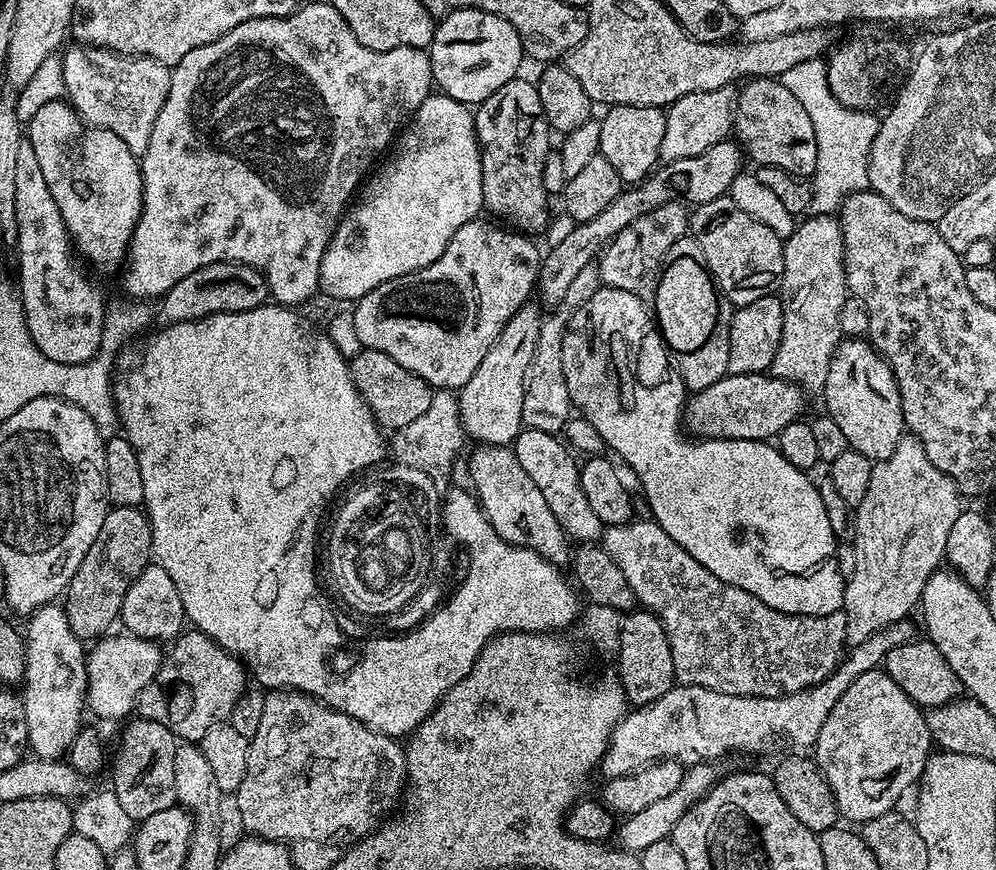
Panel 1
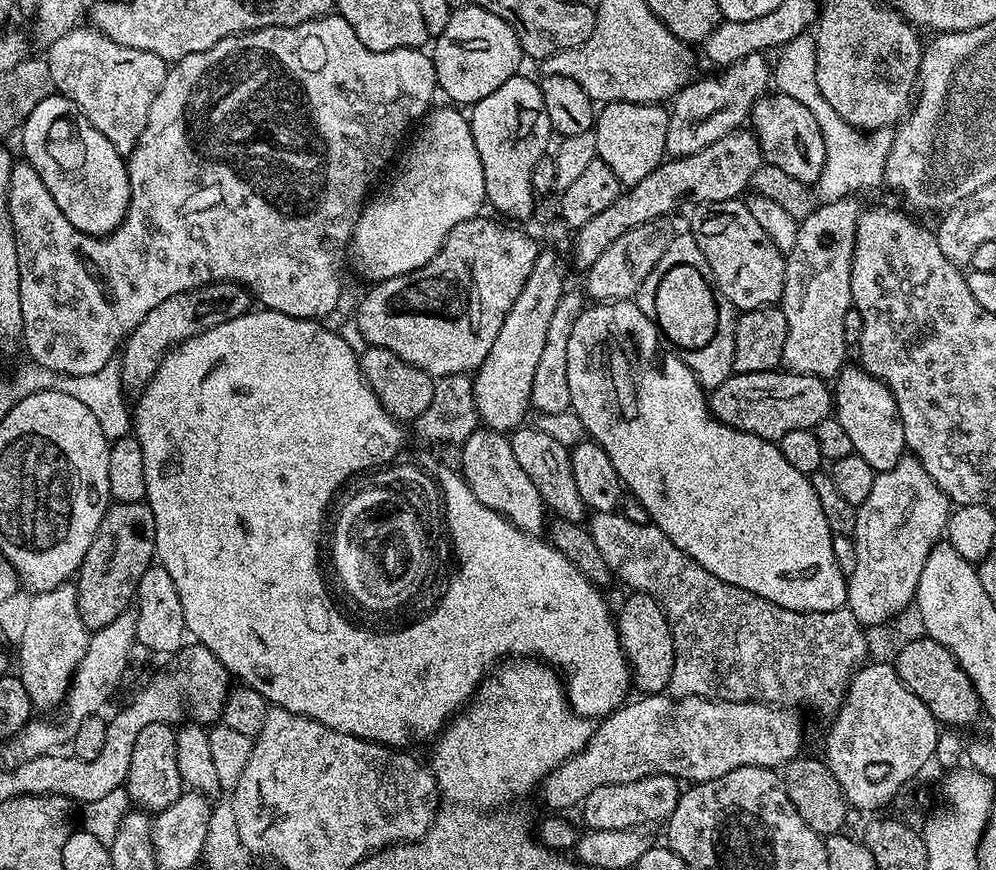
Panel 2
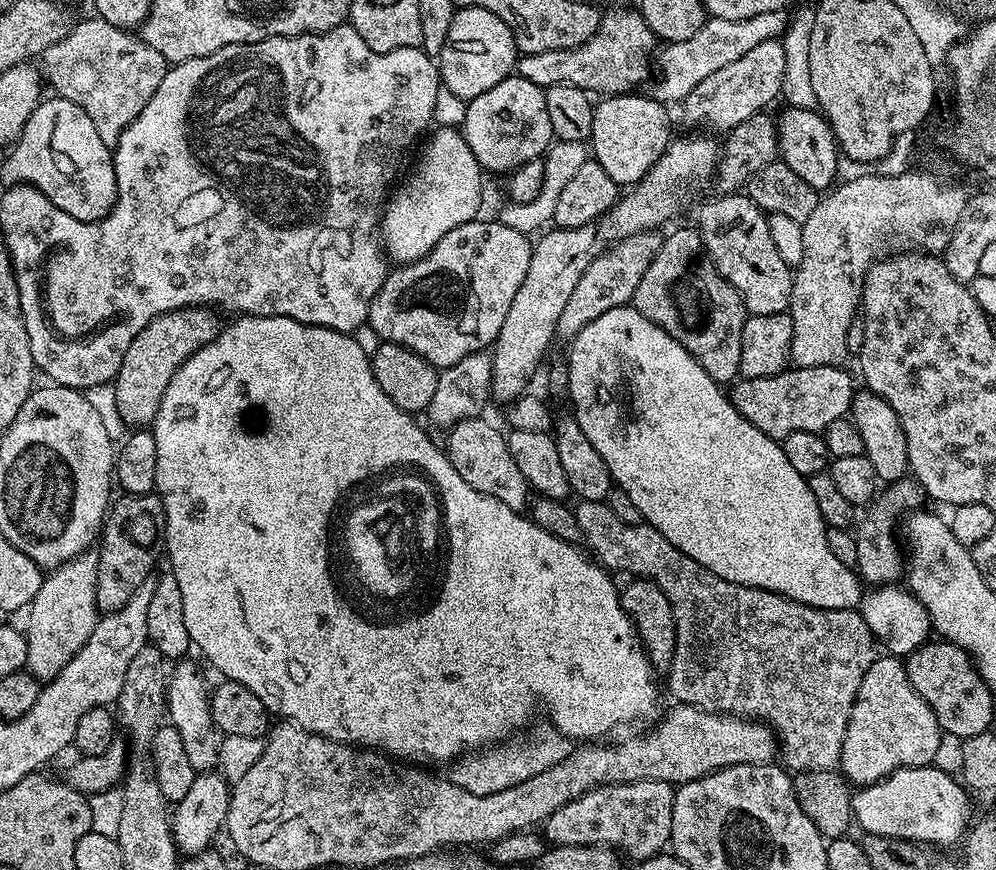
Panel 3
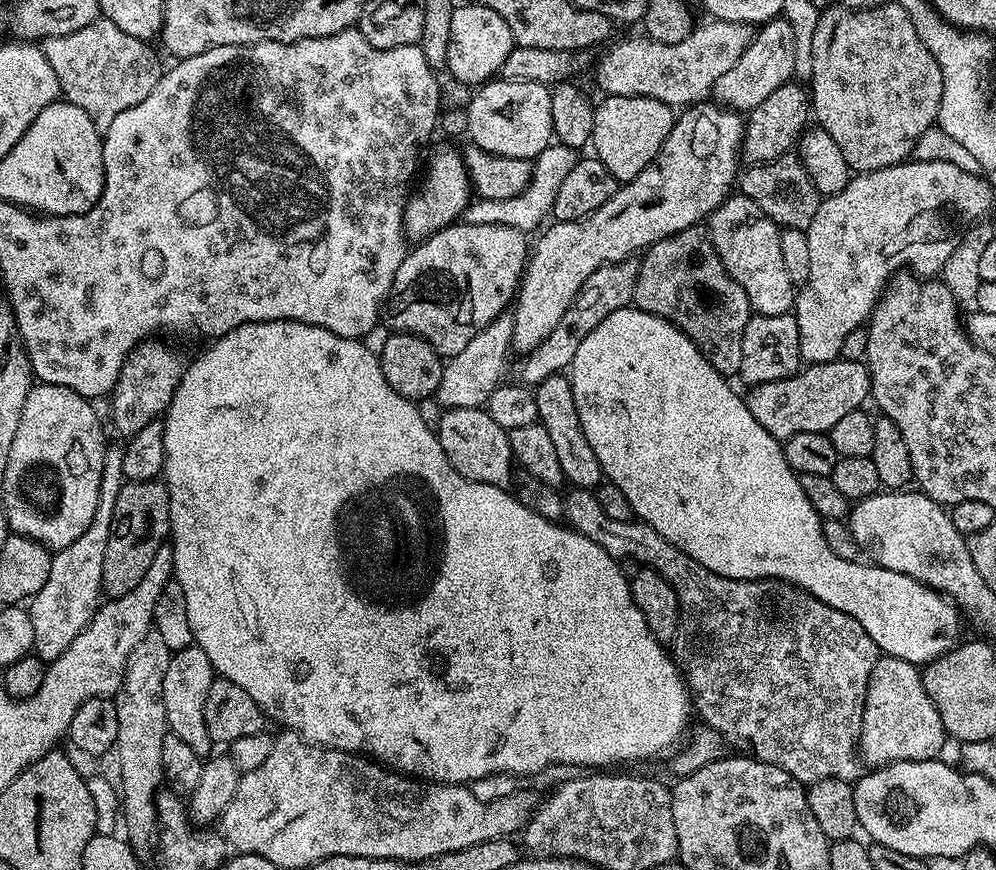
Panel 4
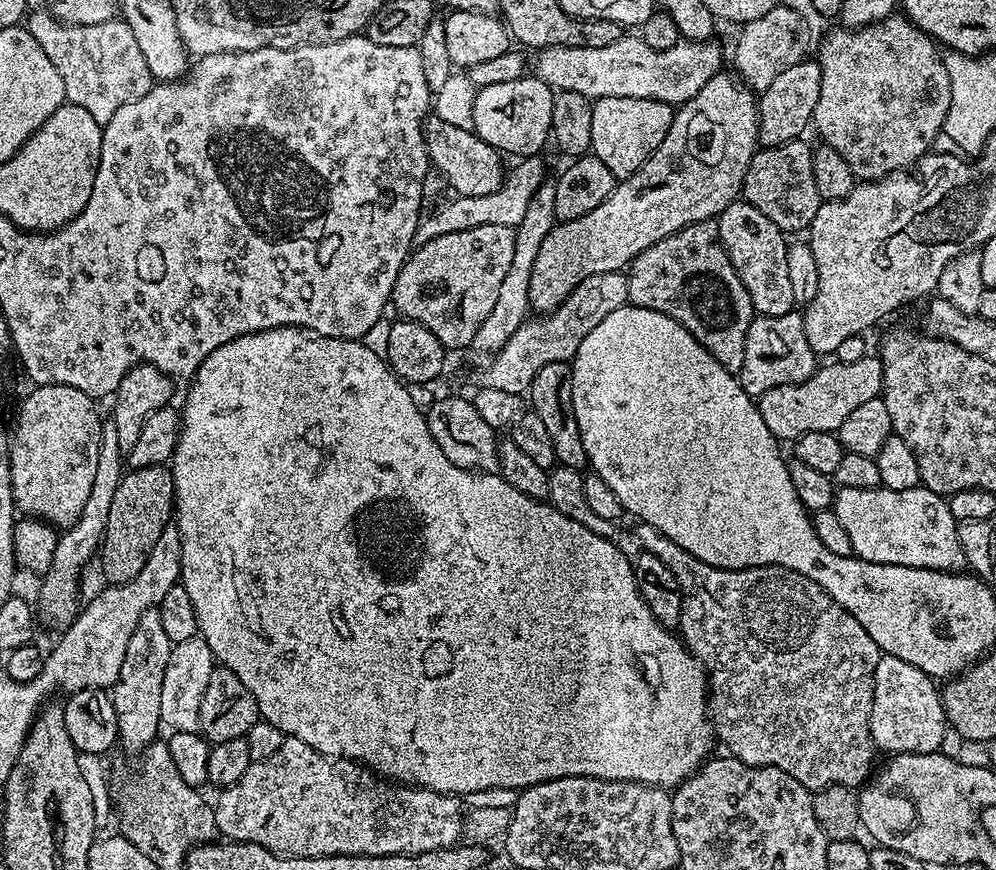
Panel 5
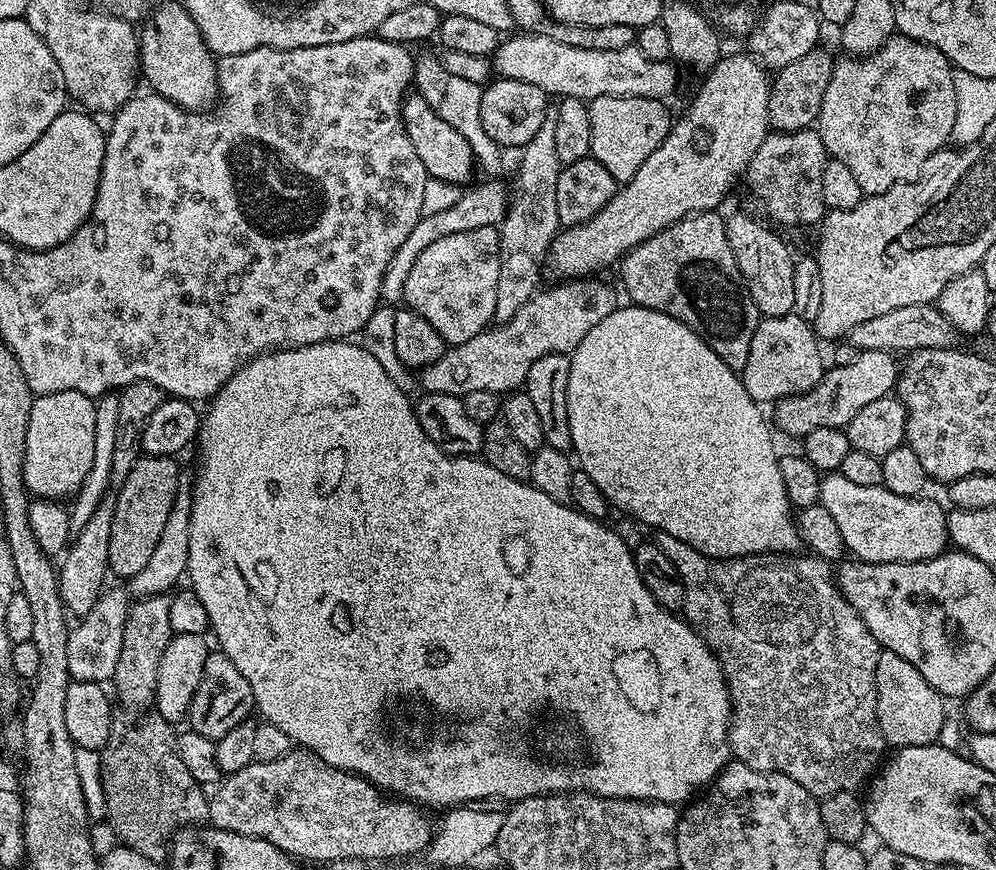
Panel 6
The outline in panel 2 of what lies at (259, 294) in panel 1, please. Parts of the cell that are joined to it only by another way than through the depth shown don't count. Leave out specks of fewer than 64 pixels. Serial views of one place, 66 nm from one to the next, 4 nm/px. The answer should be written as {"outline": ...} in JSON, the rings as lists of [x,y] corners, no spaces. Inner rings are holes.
{"outline":[[[235,282],[203,284],[182,294],[174,294],[174,298],[166,298],[166,302],[158,302],[158,306],[154,306],[154,310],[150,310],[146,318],[138,322],[138,326],[129,333],[128,339],[122,345],[119,362],[125,393],[136,394],[143,390],[158,370],[164,355],[173,346],[206,330],[214,330],[214,326],[222,326],[222,322],[230,318],[238,318],[243,312],[249,311],[253,304],[252,293],[245,285]]]}

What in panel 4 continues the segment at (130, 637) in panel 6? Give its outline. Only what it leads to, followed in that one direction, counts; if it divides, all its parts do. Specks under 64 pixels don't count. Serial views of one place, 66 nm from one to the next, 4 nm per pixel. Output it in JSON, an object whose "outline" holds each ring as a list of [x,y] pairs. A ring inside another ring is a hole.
{"outline":[[[151,631],[134,646],[130,658],[126,662],[124,681],[120,684],[120,690],[114,697],[114,703],[118,710],[118,738],[114,749],[115,755],[120,755],[120,782],[118,788],[122,793],[122,824],[128,827],[126,833],[133,849],[141,850],[148,844],[148,839],[155,837],[158,832],[156,823],[156,797],[162,788],[164,770],[160,767],[162,762],[162,742],[169,735],[170,729],[166,722],[166,706],[162,702],[162,678],[166,678],[166,666],[172,661],[171,650],[162,642],[162,634]]]}

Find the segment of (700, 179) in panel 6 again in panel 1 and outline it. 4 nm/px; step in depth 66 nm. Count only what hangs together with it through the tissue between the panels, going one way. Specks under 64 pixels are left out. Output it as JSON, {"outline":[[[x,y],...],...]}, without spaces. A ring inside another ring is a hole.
{"outline":[[[535,303],[523,304],[506,322],[502,334],[498,334],[498,342],[482,358],[482,366],[459,389],[460,421],[464,427],[465,437],[476,439],[480,446],[508,446],[516,439],[516,435],[524,428],[522,418],[522,400],[524,398],[524,382],[528,378],[528,367],[534,358],[536,343],[540,337],[541,309]]]}

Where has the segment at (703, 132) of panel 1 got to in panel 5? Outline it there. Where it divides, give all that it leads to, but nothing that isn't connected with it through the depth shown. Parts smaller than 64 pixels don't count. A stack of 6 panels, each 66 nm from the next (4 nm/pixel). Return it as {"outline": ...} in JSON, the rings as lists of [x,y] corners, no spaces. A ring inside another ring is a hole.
{"outline":[[[777,3],[775,8],[766,10],[762,18],[754,18],[743,25],[740,32],[740,41],[736,44],[736,69],[735,75],[743,83],[759,94],[778,78],[781,70],[790,70],[800,60],[809,55],[807,28],[803,19],[792,9]]]}

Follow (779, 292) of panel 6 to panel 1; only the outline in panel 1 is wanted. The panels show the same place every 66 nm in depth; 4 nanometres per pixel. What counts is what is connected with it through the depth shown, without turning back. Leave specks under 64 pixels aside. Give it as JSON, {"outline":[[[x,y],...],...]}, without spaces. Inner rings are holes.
{"outline":[[[730,198],[699,205],[691,213],[690,228],[700,243],[704,267],[729,304],[758,302],[758,298],[773,295],[779,289],[784,276],[784,240],[770,226],[750,218],[746,210],[738,210]]]}

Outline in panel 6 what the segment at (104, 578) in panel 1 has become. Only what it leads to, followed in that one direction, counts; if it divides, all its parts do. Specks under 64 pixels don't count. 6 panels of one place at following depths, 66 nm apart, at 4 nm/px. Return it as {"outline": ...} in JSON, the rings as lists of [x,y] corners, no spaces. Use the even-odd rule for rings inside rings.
{"outline":[[[141,455],[136,461],[134,470],[126,474],[126,482],[115,489],[114,522],[110,526],[110,550],[108,551],[108,567],[111,575],[130,578],[150,562],[150,554],[158,546],[158,538],[162,538],[162,526],[166,526],[166,514],[170,514],[170,506],[176,493],[181,491],[180,468],[177,461],[170,456]]]}

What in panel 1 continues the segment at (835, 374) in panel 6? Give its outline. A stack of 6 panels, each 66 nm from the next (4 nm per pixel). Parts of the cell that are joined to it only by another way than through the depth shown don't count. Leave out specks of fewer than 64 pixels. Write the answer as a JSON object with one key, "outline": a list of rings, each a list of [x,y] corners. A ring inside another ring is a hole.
{"outline":[[[755,372],[754,374],[731,374],[723,376],[714,386],[706,386],[706,390],[695,393],[686,404],[686,428],[700,438],[709,440],[763,440],[771,441],[779,436],[790,422],[801,419],[804,413],[806,393],[799,384],[791,384],[779,380],[777,376]]]}

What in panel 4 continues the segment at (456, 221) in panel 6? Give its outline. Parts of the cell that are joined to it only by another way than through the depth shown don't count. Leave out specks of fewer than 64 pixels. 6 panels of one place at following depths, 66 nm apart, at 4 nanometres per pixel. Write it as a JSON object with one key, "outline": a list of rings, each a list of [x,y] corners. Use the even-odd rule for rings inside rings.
{"outline":[[[559,142],[548,144],[546,150],[542,150],[542,154],[536,156],[532,166],[532,177],[522,194],[509,200],[506,198],[498,198],[497,200],[473,199],[464,210],[463,223],[510,226],[525,234],[535,233],[549,219],[554,206],[554,198],[558,195],[558,190],[562,186],[562,182],[565,181],[566,174],[570,174],[570,170],[574,170],[577,159],[577,149]]]}

